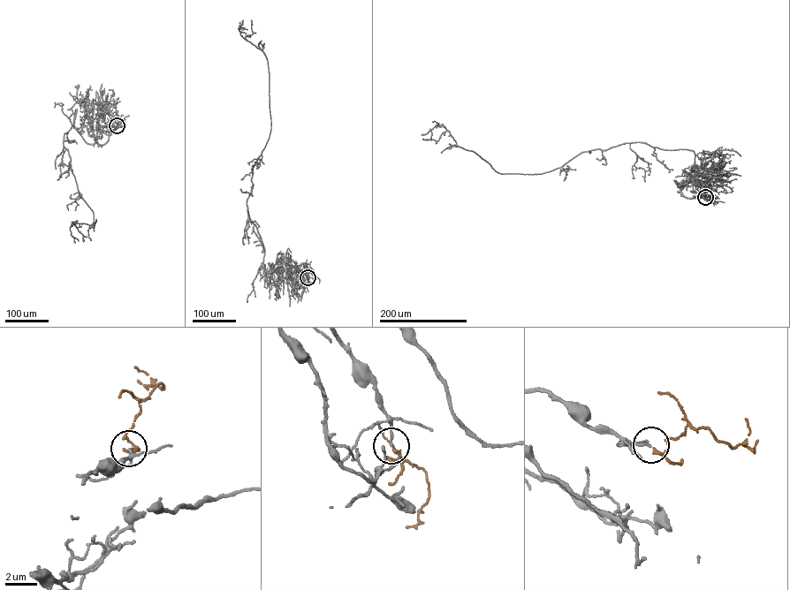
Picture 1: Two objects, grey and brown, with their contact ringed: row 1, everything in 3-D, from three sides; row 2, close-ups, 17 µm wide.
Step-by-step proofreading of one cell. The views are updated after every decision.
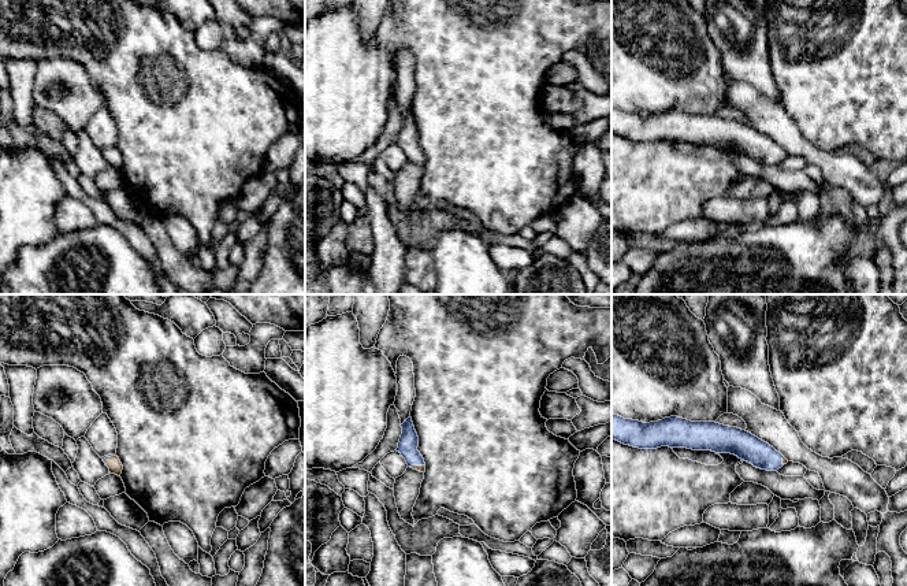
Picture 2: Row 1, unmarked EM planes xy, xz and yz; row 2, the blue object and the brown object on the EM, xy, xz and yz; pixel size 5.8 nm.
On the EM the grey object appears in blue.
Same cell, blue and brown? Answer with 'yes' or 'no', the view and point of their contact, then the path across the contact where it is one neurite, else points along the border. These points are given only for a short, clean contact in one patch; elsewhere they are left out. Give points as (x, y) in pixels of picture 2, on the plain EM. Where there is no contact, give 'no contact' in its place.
yes; meets blue in xz at (417, 158); runs through xz (408, 137), (408, 144), (417, 158), (422, 162)

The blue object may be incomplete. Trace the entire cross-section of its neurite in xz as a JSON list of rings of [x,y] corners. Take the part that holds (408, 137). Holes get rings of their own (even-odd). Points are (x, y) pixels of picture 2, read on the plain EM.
[[[408,111],[402,118],[402,127],[398,136],[397,145],[405,152],[408,160],[417,163],[420,166],[425,166],[425,156],[420,145],[417,144],[419,140],[419,130],[415,123],[412,111]]]

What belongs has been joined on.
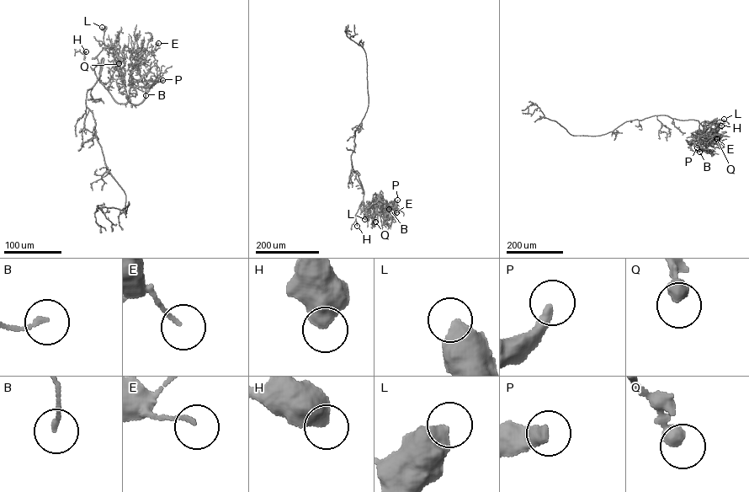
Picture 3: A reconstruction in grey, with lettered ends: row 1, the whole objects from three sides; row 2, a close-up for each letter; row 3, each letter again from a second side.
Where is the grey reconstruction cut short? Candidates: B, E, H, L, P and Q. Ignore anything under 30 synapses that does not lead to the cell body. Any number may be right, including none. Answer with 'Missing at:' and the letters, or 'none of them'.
Missing at: P

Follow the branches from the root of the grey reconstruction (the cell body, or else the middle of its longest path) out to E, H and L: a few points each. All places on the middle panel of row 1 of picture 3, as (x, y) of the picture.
E: (354, 147), (351, 159), (363, 190), (363, 206), (369, 207), (379, 199), (380, 209), (386, 204), (396, 212)
H: (354, 147), (351, 156), (352, 167), (363, 193), (355, 215), (357, 226)
L: (354, 147), (351, 159), (363, 190), (360, 206), (363, 202), (364, 219)

